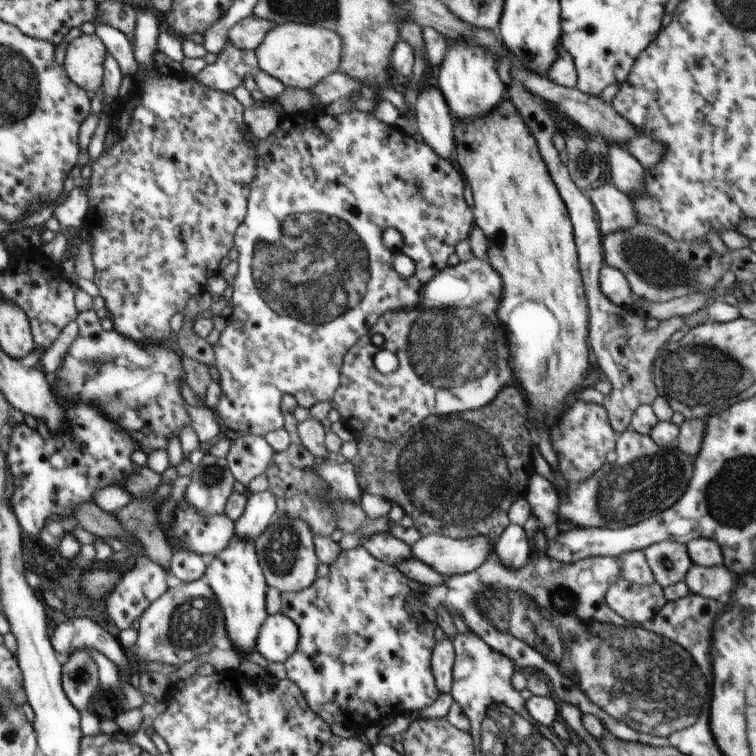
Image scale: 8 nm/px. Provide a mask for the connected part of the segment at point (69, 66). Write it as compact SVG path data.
M82 33L67 46L66 76L84 92L96 92L103 85L104 60L108 50L96 33Z

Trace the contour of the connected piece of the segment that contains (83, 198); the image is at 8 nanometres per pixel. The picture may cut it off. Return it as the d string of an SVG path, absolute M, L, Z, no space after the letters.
M89 185L86 188L74 187L68 192L66 200L54 204L53 217L58 219L62 231L70 227L80 231L84 227L89 209L88 187Z

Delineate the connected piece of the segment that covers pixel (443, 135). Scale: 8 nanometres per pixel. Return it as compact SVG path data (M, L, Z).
M429 84L418 94L414 104L417 130L423 141L444 160L452 158L455 119L437 85Z

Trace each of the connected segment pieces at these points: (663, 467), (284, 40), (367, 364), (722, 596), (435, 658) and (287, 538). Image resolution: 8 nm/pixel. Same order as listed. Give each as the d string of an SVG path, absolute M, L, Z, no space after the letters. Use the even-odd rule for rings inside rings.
M631 428L615 436L616 461L604 463L592 476L577 485L569 485L565 490L556 486L555 476L537 447L536 451L532 451L534 471L553 484L558 493L558 523L620 530L662 514L684 494L684 488L694 474L696 456L688 456L682 450L673 450L669 446L660 446L650 435L638 434Z
M284 23L270 29L254 51L260 70L279 80L285 87L310 89L339 70L342 40L336 32L320 25Z
M475 256L472 260L460 261L455 266L441 269L419 291L420 302L416 304L416 308L392 310L378 318L370 332L346 352L340 369L340 386L331 400L340 414L341 422L357 439L374 437L393 444L430 415L446 416L480 410L498 396L502 386L512 376L506 364L506 334L496 320L500 288L500 274L490 266L487 259L482 260ZM381 349L394 352L399 360L398 368L387 375L374 367L374 356Z
M693 564L686 573L685 583L690 593L708 599L722 600L722 604L726 604L730 600L736 580L723 564L715 567Z
M444 634L441 641L435 644L431 658L431 670L436 686L442 693L452 690L453 664L456 658L452 639Z
M277 516L272 524L260 534L260 538L255 540L255 551L268 587L287 593L298 592L314 584L319 562L313 537L306 522L280 516Z

